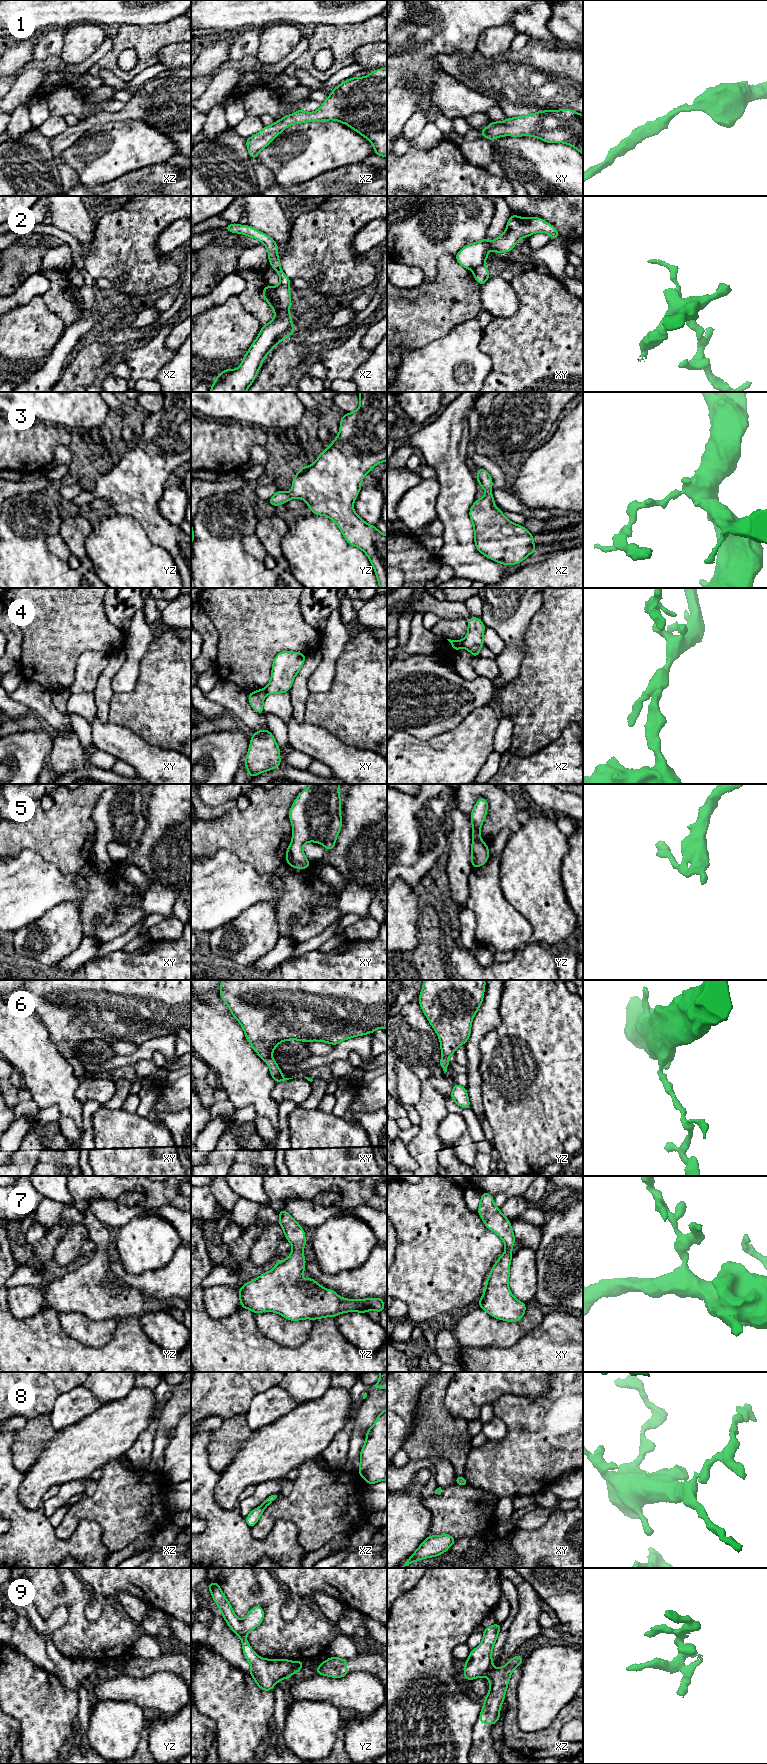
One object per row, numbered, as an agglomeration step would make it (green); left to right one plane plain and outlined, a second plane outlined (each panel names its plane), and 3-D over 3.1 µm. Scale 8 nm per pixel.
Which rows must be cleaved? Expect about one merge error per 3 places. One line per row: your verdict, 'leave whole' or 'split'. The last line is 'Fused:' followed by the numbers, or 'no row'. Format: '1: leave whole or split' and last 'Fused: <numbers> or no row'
1: leave whole
2: split
3: leave whole
4: split
5: leave whole
6: leave whole
7: leave whole
8: leave whole
9: split
Fused: 2, 4, 9

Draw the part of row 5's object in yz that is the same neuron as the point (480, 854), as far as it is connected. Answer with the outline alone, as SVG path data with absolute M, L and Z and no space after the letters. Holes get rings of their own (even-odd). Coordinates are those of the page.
M484 797L478 798L471 814L472 822L472 847L471 865L473 868L484 865L489 860L488 845L481 840L480 829L487 815L488 801Z

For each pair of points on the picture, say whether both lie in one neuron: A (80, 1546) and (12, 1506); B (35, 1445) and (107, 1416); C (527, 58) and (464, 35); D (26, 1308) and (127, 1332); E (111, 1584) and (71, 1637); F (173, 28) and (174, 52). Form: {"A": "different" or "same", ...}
{"A": "same", "B": "different", "C": "different", "D": "different", "E": "different", "F": "different"}

